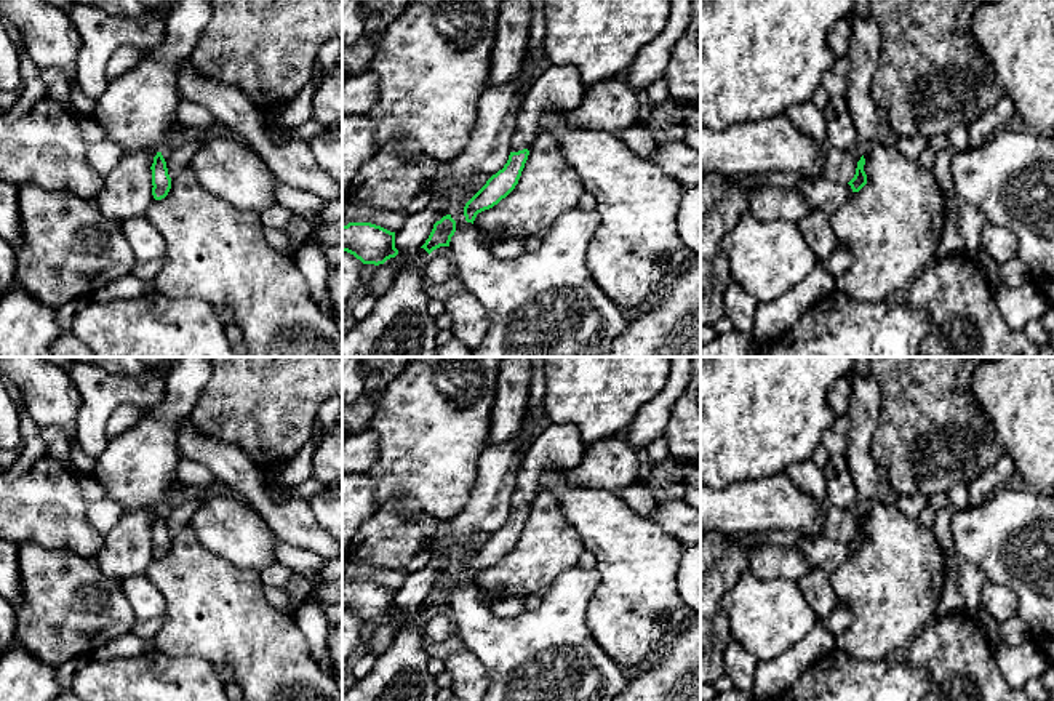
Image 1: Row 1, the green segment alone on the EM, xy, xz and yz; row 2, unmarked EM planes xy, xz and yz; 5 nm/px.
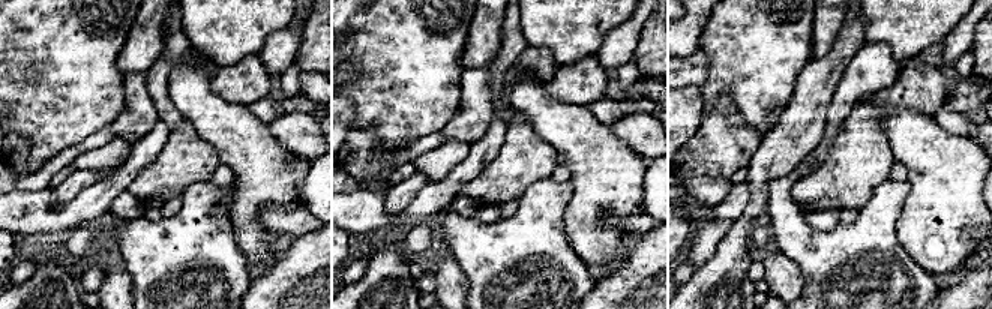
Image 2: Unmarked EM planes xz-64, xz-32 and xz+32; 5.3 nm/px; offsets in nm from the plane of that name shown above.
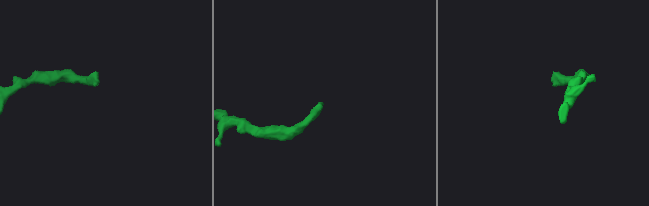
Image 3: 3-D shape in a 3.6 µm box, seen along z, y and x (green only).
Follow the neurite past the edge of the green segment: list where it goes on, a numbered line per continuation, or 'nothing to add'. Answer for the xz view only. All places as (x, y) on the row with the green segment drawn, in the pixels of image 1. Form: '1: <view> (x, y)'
1: xz (558, 88)

